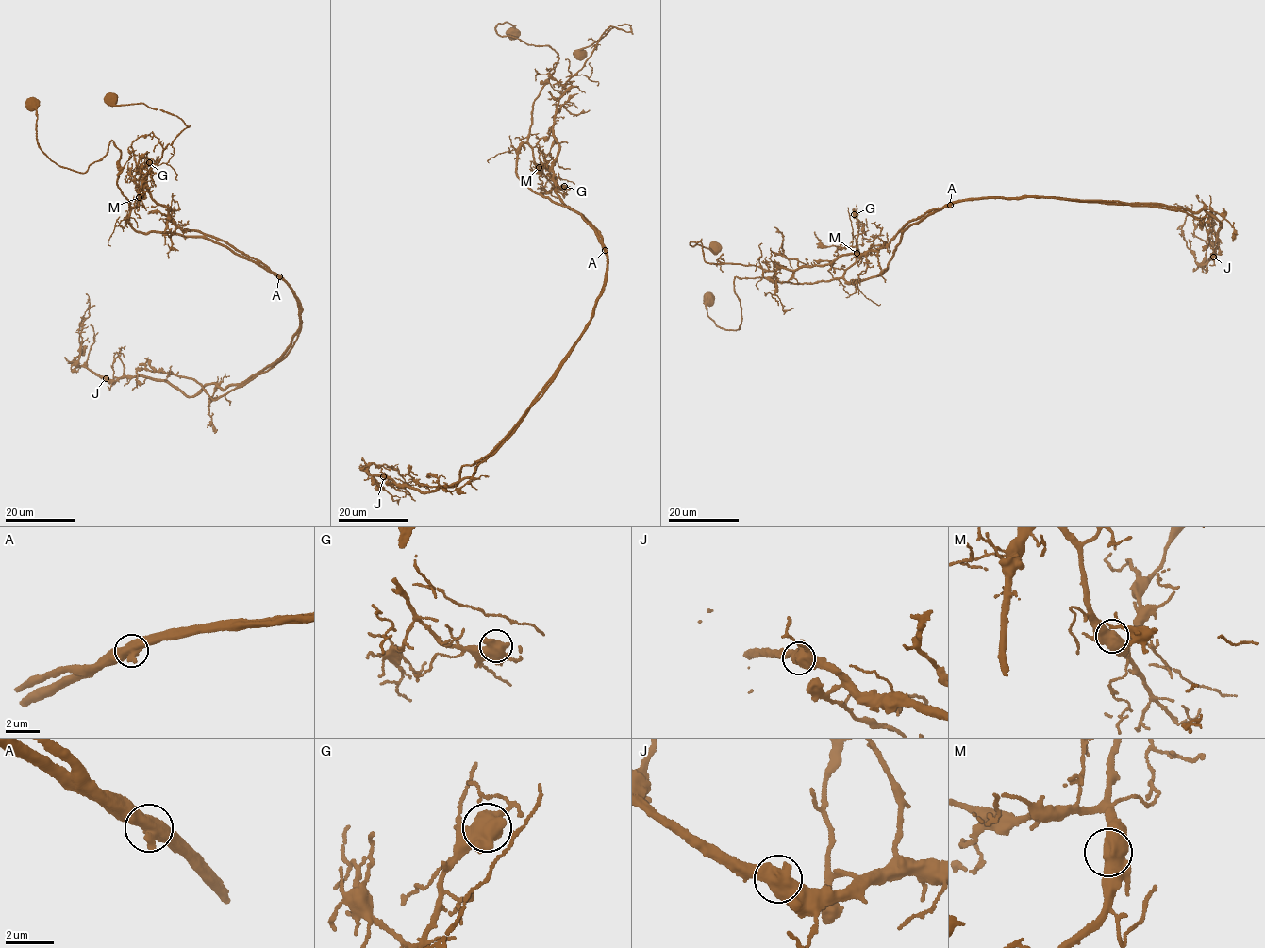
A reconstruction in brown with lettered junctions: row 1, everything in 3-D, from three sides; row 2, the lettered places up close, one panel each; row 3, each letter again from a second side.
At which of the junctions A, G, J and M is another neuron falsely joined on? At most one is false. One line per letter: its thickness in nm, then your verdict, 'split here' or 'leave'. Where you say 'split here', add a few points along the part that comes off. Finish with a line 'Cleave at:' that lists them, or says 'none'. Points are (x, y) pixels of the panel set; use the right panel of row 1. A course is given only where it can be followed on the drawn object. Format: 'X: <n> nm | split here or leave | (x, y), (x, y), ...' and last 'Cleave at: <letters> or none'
A: 650 nm | split here | (949, 204), (910, 221), (885, 247), (795, 270), (710, 263), (700, 241), (690, 245), (712, 253), (716, 244)
G: 600 nm | leave
J: 600 nm | leave
M: 700 nm | leave
Cleave at: A

